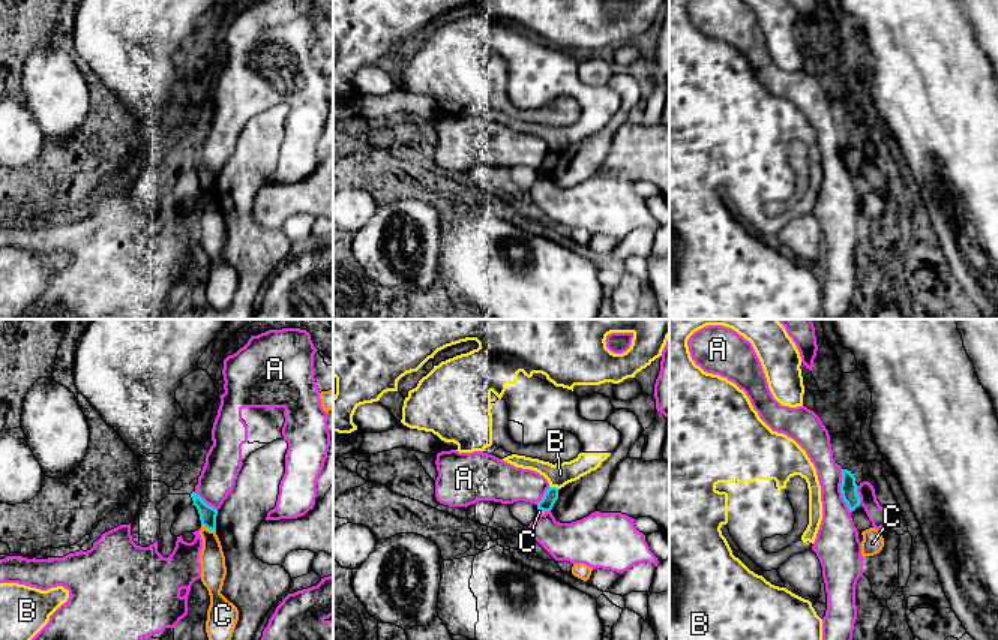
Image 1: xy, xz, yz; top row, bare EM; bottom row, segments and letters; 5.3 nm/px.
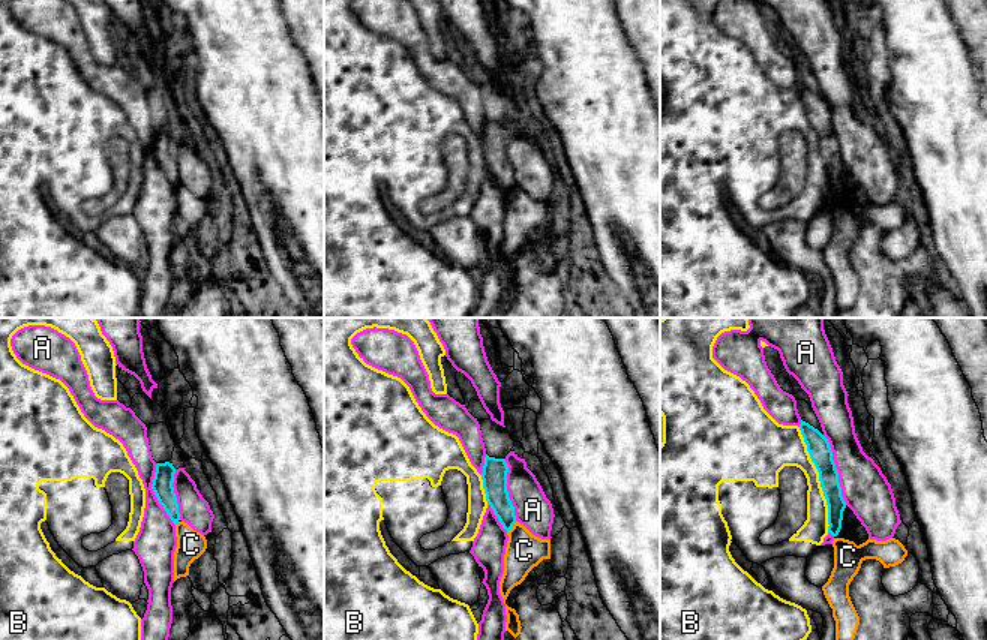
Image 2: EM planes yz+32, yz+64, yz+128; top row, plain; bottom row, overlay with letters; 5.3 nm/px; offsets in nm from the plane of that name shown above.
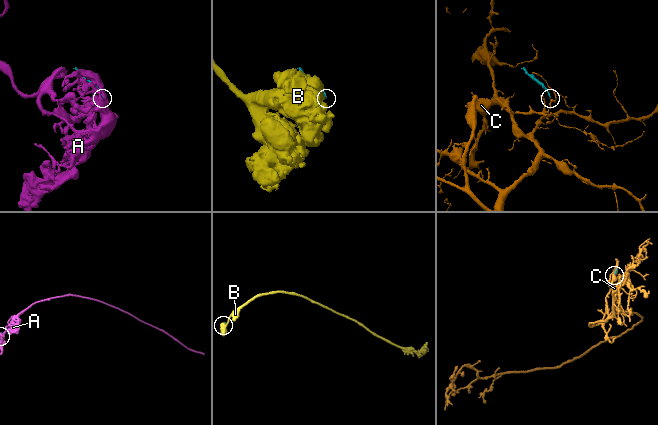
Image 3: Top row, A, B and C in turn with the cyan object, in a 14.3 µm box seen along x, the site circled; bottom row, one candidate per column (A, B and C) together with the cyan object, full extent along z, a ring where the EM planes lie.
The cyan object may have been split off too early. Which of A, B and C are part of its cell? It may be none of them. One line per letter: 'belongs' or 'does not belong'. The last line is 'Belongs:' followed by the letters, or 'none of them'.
A: does not belong
B: does not belong
C: does not belong
Belongs: none of them

